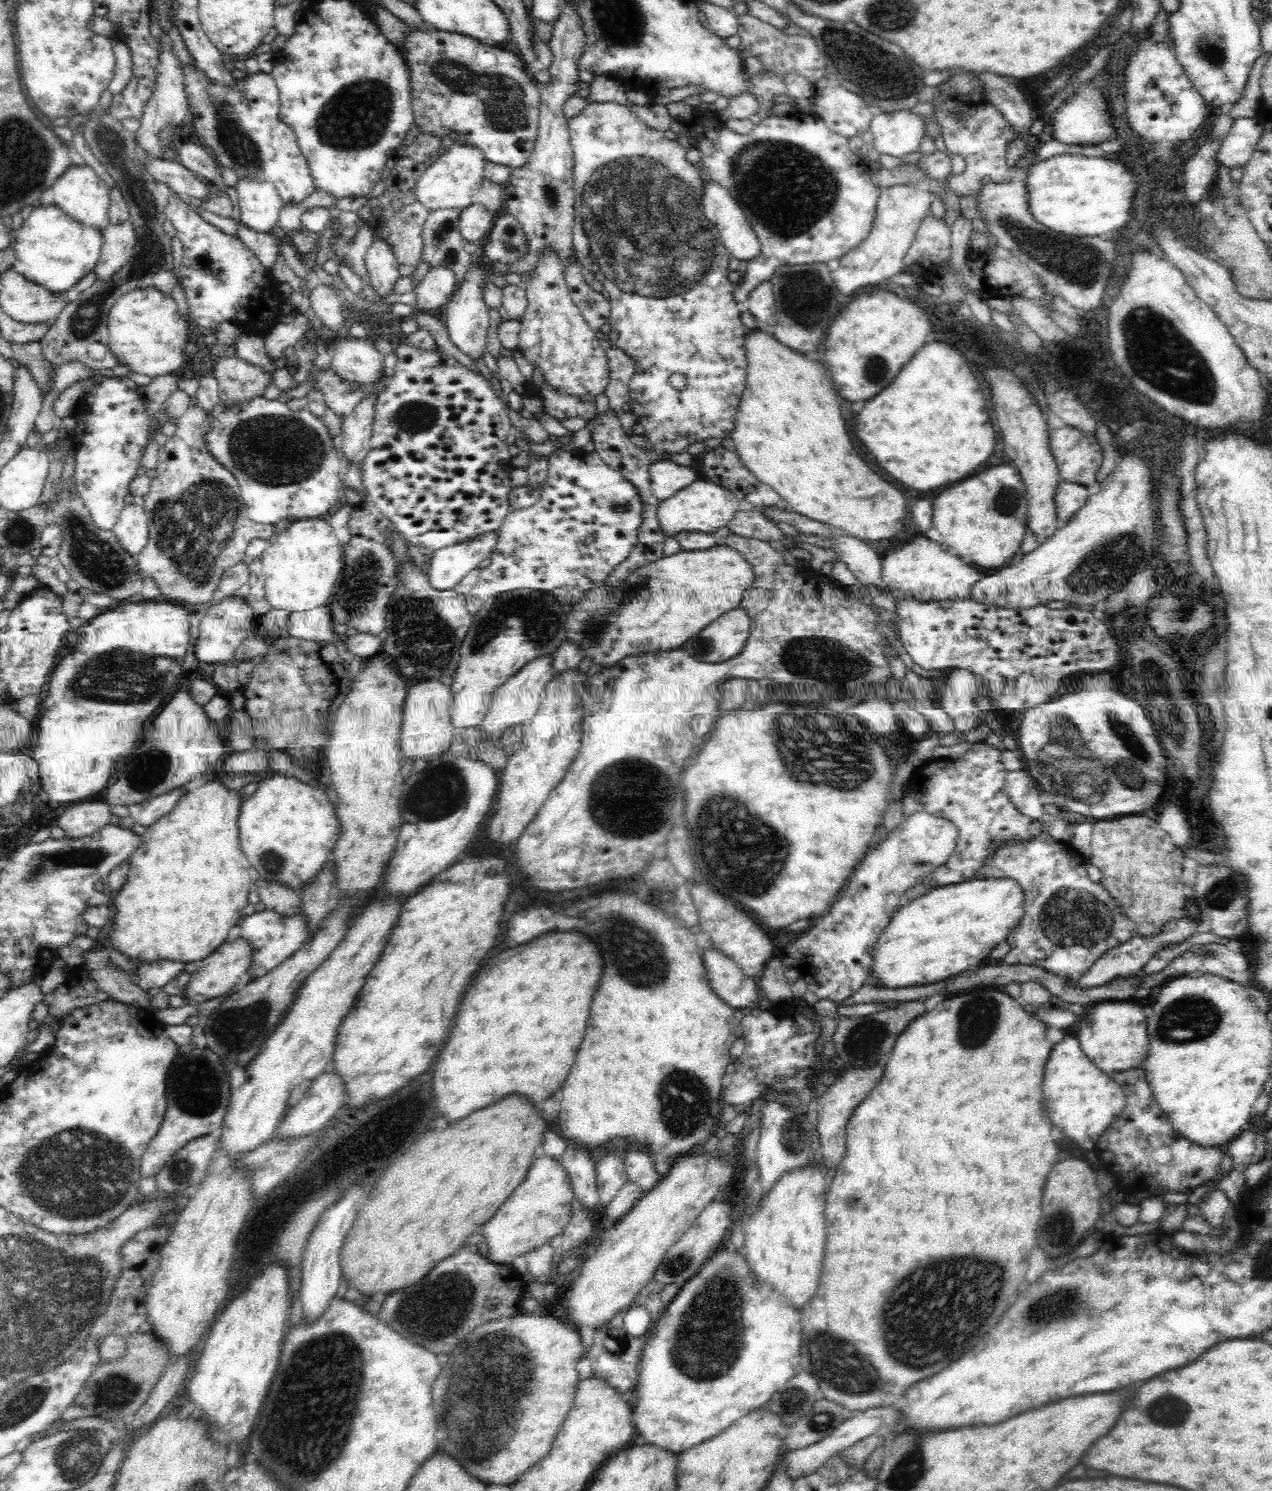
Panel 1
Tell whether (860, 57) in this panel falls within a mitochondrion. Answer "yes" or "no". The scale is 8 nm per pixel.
yes

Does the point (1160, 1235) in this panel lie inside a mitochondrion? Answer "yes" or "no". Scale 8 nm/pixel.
no

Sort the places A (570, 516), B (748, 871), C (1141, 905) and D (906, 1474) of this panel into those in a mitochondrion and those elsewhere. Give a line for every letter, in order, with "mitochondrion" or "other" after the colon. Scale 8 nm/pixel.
A: other
B: mitochondrion
C: other
D: mitochondrion

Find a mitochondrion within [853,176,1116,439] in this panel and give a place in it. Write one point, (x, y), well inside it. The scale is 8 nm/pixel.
(1078, 264)

